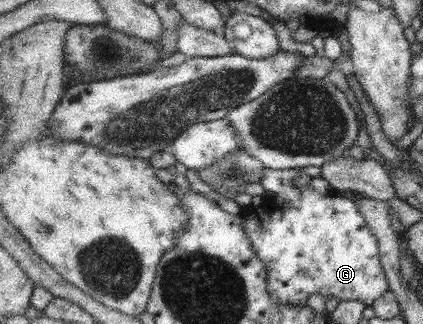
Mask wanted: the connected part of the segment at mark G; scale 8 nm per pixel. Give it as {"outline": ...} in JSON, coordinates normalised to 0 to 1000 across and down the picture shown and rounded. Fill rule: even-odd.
{"outline":[[[624,522],[617,571],[629,590],[650,596],[645,620],[629,620],[629,633],[619,636],[572,639],[577,707],[636,836],[636,901],[655,938],[721,944],[738,904],[757,904],[766,920],[785,910],[809,932],[856,926],[879,944],[922,895],[901,809],[896,747],[889,725],[879,722],[879,701],[870,698],[827,599],[804,602],[797,590],[783,599],[752,596],[735,568],[702,583],[690,559],[704,543],[704,522]]]}

